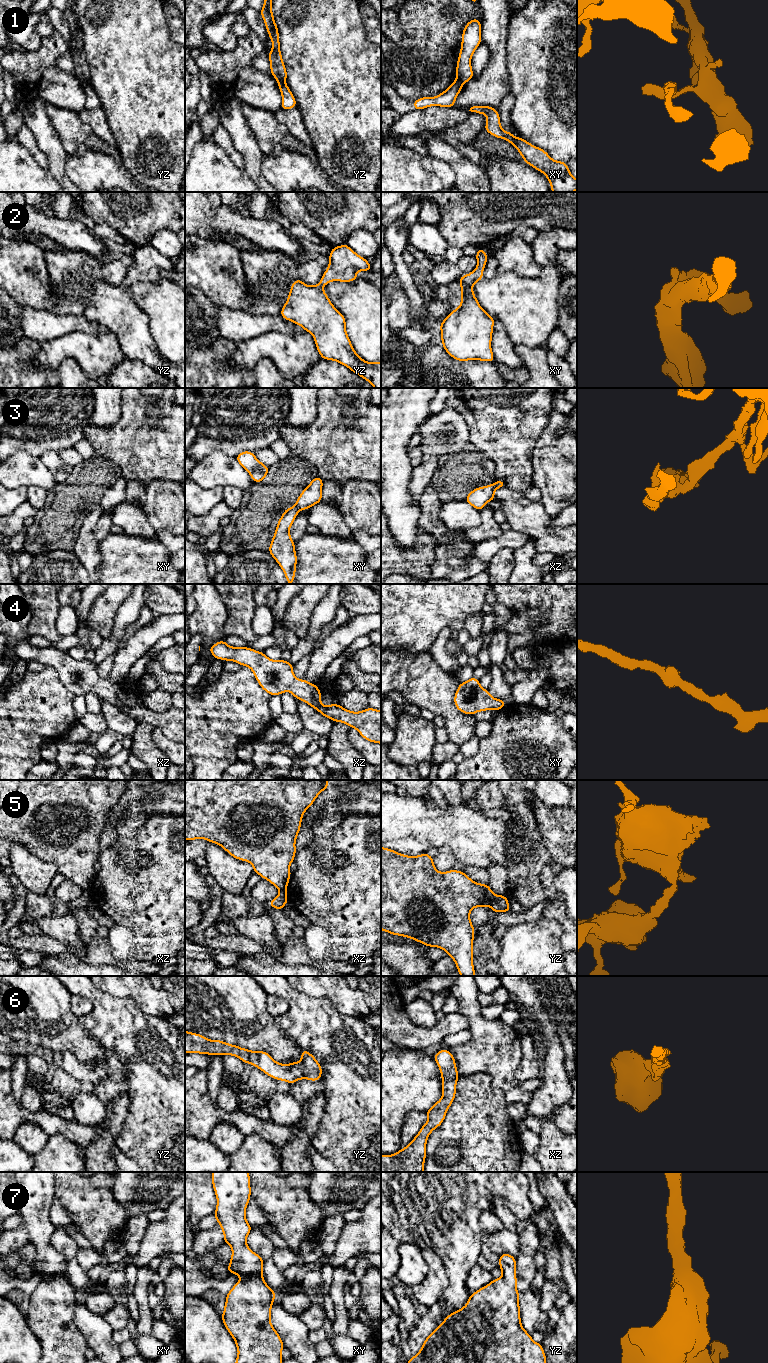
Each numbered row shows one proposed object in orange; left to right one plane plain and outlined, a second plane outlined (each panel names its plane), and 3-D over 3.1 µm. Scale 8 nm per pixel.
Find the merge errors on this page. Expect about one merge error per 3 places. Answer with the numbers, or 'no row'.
1, 3, 5

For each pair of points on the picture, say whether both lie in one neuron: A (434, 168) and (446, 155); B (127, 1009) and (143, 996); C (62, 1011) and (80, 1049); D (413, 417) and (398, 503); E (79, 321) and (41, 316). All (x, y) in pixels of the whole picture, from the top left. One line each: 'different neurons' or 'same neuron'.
A: different neurons
B: different neurons
C: same neuron
D: same neuron
E: same neuron

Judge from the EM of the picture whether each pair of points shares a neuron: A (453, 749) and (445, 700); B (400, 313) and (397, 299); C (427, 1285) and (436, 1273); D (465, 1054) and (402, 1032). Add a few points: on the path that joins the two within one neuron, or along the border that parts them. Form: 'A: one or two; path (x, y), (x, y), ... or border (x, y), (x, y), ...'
A: two; border (449, 740), (458, 745)
B: one; path (399, 310), (398, 302)
C: one; path (430, 1282), (436, 1276)
D: two; border (442, 1041), (418, 1050)

